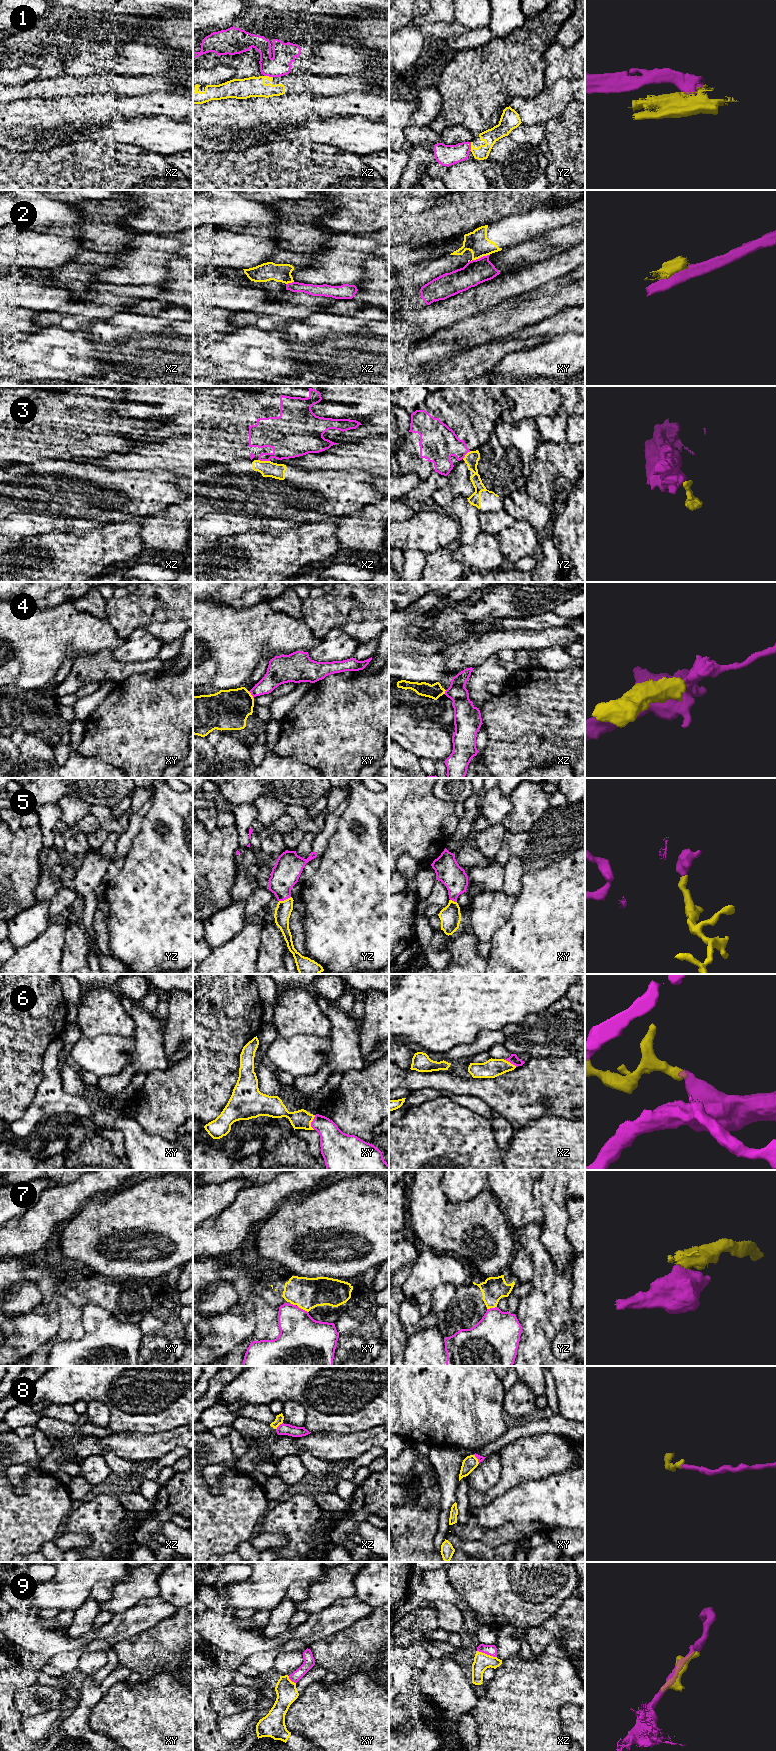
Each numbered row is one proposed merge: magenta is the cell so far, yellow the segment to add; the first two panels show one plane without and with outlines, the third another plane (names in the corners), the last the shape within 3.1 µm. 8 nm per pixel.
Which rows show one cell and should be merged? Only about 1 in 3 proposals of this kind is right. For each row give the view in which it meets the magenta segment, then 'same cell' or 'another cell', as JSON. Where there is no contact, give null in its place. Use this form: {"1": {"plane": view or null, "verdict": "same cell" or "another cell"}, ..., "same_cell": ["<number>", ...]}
{"1": {"plane": "xz", "verdict": "another cell"}, "2": {"plane": "xy", "verdict": "another cell"}, "3": {"plane": "xz", "verdict": "another cell"}, "4": {"plane": "xy", "verdict": "another cell"}, "5": {"plane": "yz", "verdict": "same cell"}, "6": {"plane": "xy", "verdict": "same cell"}, "7": {"plane": "xy", "verdict": "another cell"}, "8": {"plane": "xz", "verdict": "same cell"}, "9": {"plane": "xz", "verdict": "another cell"}, "same_cell": ["5", "6", "8"]}

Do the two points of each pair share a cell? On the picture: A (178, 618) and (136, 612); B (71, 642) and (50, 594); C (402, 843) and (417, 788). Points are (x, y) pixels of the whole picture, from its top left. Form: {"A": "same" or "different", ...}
{"A": "same", "B": "different", "C": "same"}

